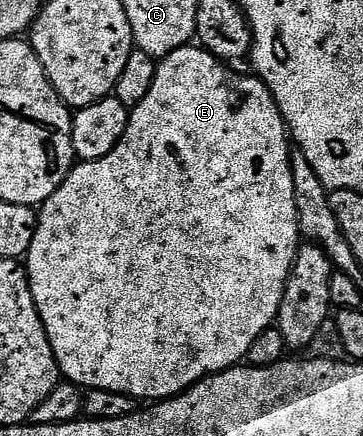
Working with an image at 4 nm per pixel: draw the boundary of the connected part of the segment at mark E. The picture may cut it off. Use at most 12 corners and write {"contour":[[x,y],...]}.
{"contour":[[155,66],[25,258],[60,374],[158,403],[276,324],[267,84]]}

